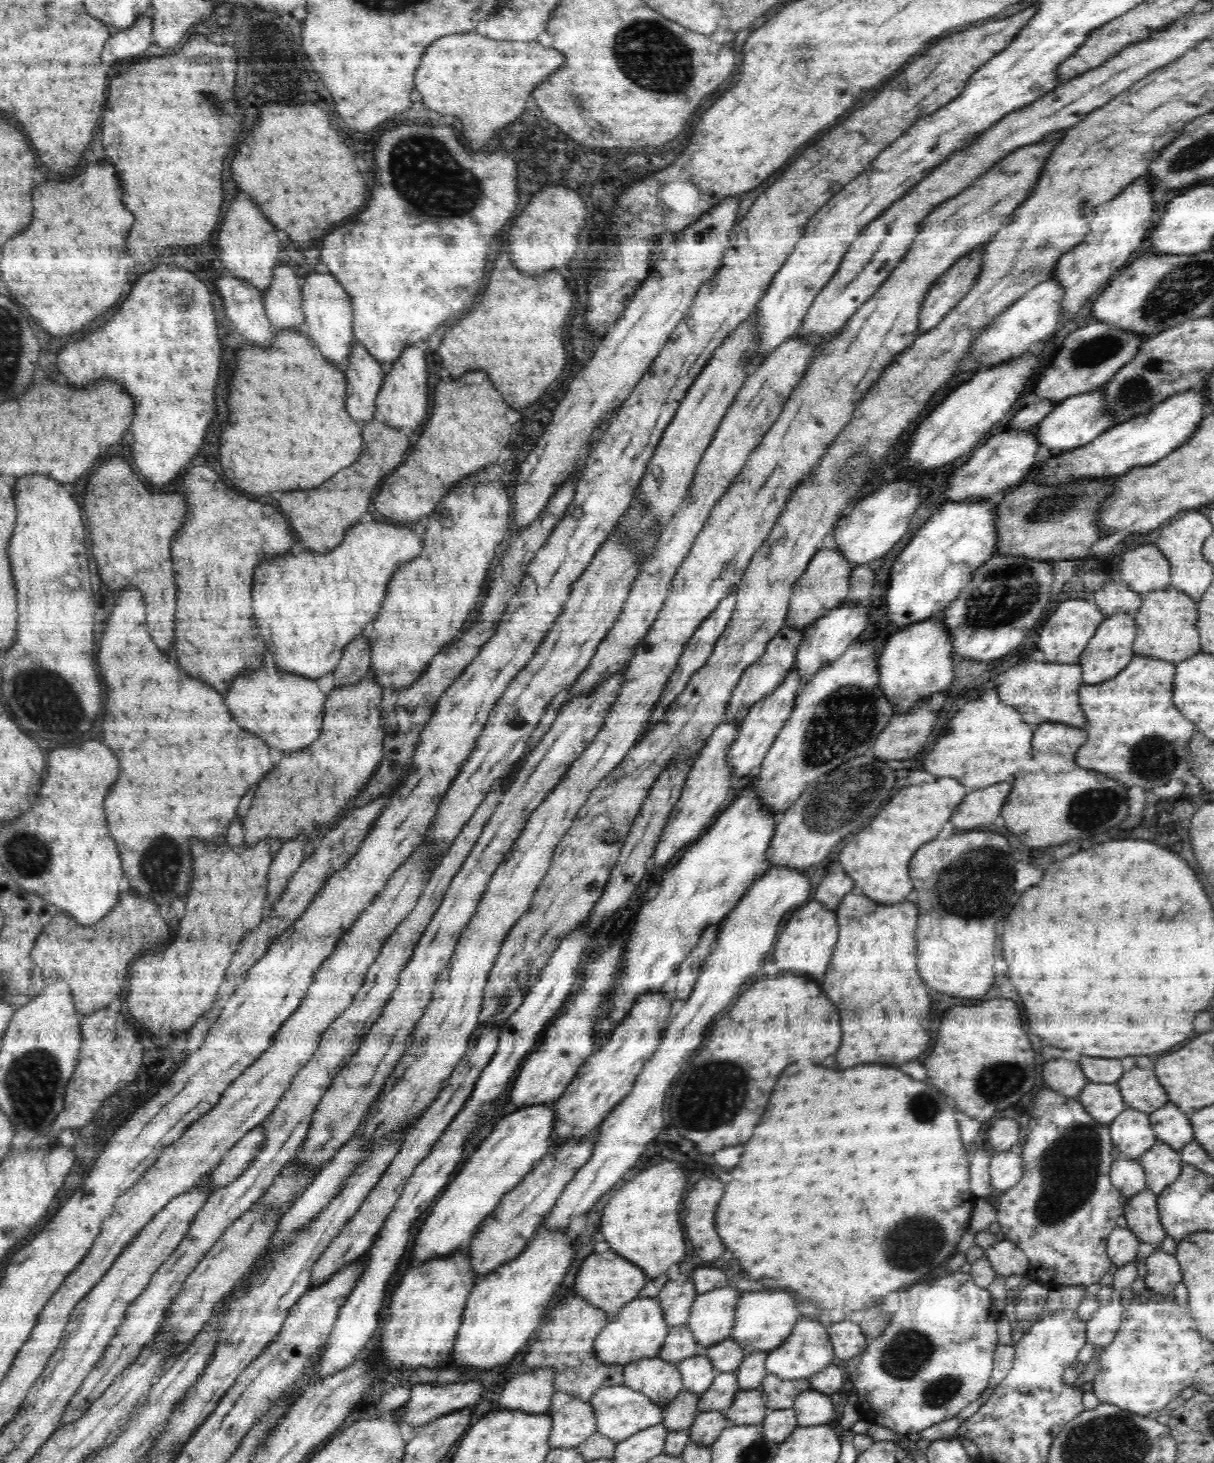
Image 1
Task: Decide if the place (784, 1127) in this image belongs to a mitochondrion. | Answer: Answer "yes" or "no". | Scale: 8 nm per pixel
no

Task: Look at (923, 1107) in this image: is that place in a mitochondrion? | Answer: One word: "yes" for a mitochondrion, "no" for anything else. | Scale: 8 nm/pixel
yes

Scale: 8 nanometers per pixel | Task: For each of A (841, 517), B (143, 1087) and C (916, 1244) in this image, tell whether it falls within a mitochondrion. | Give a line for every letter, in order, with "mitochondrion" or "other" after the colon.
A: other
B: mitochondrion
C: mitochondrion

